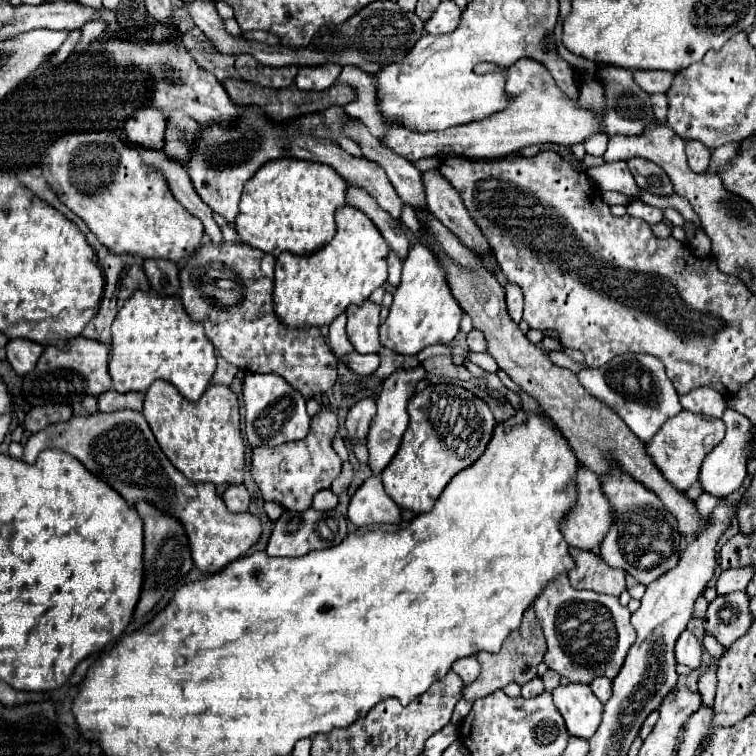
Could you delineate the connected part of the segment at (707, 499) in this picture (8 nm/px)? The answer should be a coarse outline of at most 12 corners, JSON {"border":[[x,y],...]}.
{"border":[[702,493],[696,499],[698,511],[710,515],[724,497]]}

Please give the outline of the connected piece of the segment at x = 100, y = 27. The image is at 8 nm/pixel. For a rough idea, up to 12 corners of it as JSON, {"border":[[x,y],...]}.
{"border":[[90,21],[82,27],[82,41],[74,51],[88,51],[90,43],[106,29],[102,21]]}

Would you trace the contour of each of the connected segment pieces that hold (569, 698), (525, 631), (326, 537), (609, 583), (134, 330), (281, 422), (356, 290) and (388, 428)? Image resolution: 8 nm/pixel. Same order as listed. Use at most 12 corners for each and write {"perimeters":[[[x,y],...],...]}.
{"perimeters":[[[584,683],[558,685],[554,705],[574,737],[600,725],[602,703]],[[524,613],[496,655],[476,655],[482,673],[464,701],[482,699],[516,681],[528,683],[544,659],[546,639]],[[286,509],[268,557],[302,557],[348,535],[338,511]],[[574,547],[574,589],[614,597],[626,589],[626,573],[600,555]],[[136,291],[112,323],[118,393],[198,401],[214,345],[180,297]],[[246,373],[252,447],[306,437],[306,399],[282,377]],[[354,205],[310,255],[280,253],[274,311],[330,325],[388,279],[390,247]],[[422,367],[386,377],[368,433],[378,475],[408,427],[408,401]]]}

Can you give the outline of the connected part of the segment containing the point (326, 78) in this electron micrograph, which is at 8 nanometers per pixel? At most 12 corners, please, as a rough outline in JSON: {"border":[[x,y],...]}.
{"border":[[338,65],[300,67],[296,87],[326,89],[338,75]]}

